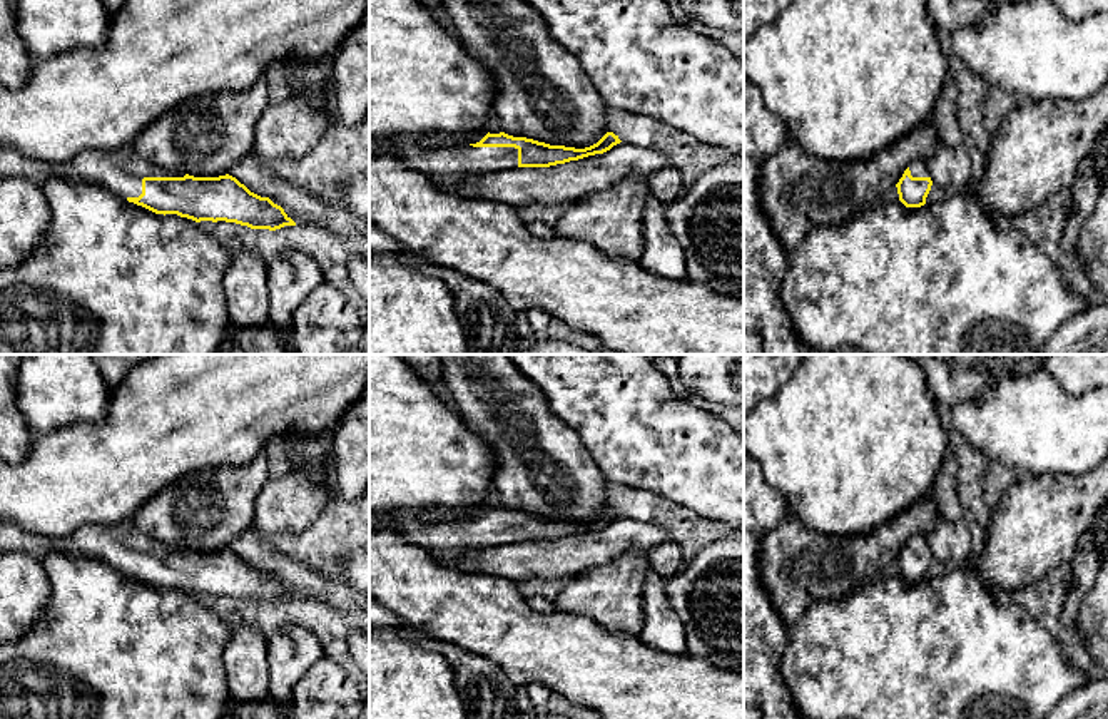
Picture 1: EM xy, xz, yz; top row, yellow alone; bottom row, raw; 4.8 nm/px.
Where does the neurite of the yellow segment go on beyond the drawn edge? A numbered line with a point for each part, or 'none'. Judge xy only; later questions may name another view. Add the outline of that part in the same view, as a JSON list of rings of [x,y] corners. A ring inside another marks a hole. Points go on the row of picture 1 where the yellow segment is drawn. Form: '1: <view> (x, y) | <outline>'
1: xy (121, 173) | [[[132,145],[114,152],[85,150],[67,164],[32,161],[10,147],[0,147],[0,179],[25,177],[35,184],[52,179],[82,181],[127,199],[142,194],[144,177],[184,177],[184,172],[167,171],[137,157]]]

